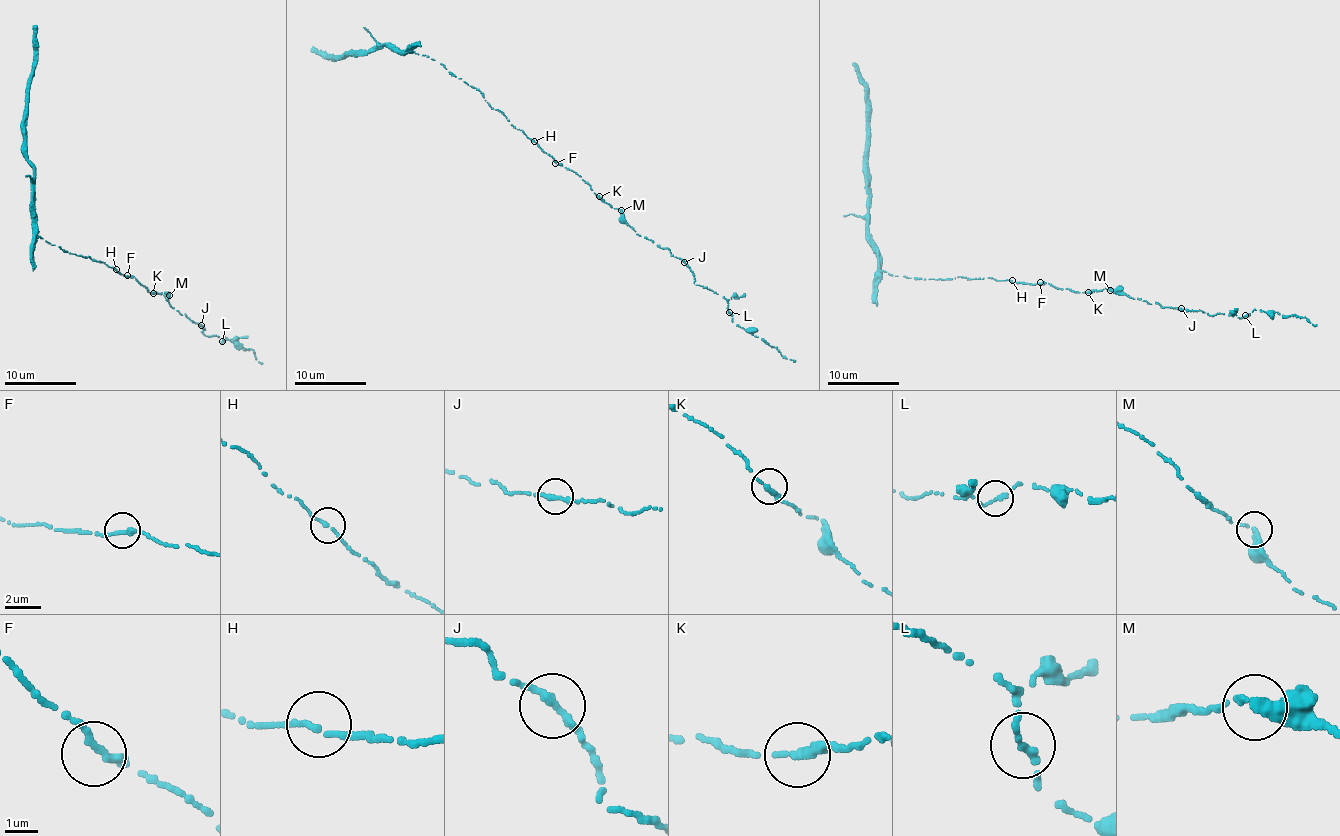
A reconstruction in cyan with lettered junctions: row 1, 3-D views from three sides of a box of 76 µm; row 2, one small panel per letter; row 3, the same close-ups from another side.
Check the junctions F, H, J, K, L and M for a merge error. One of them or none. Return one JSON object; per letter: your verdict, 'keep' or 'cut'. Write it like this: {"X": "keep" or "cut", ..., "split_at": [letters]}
{"F": "keep", "H": "keep", "J": "keep", "K": "keep", "L": "keep", "M": "keep", "split_at": []}

